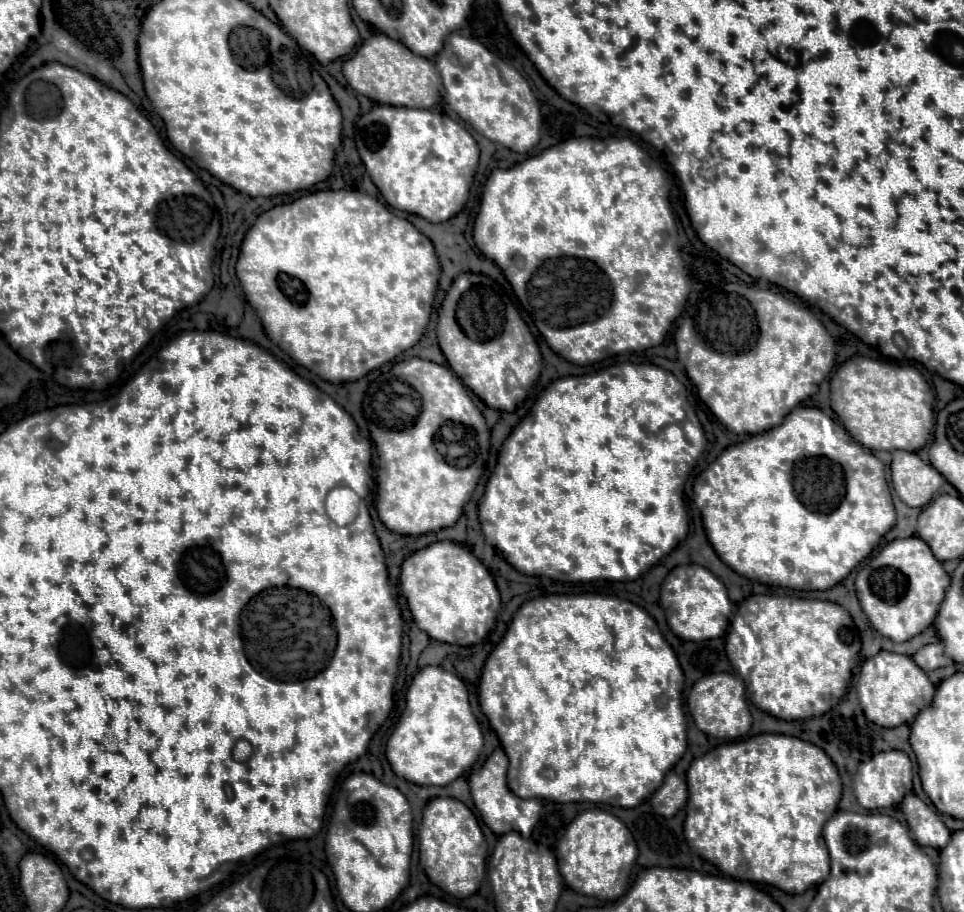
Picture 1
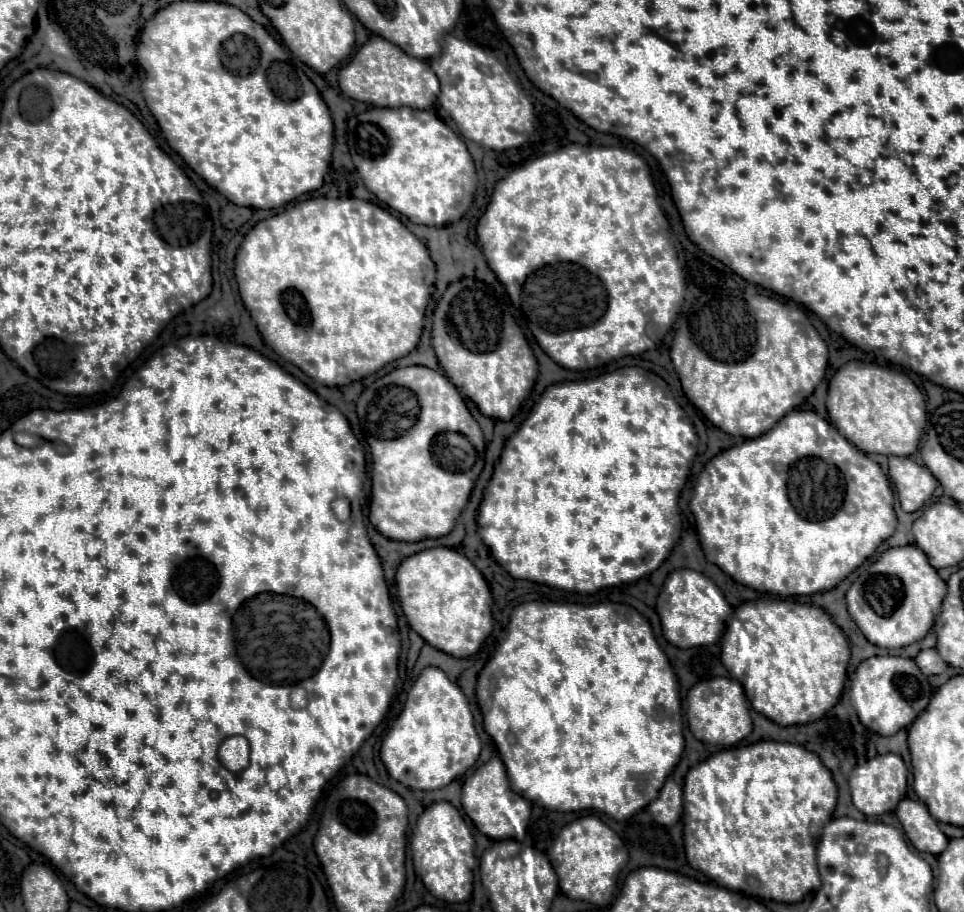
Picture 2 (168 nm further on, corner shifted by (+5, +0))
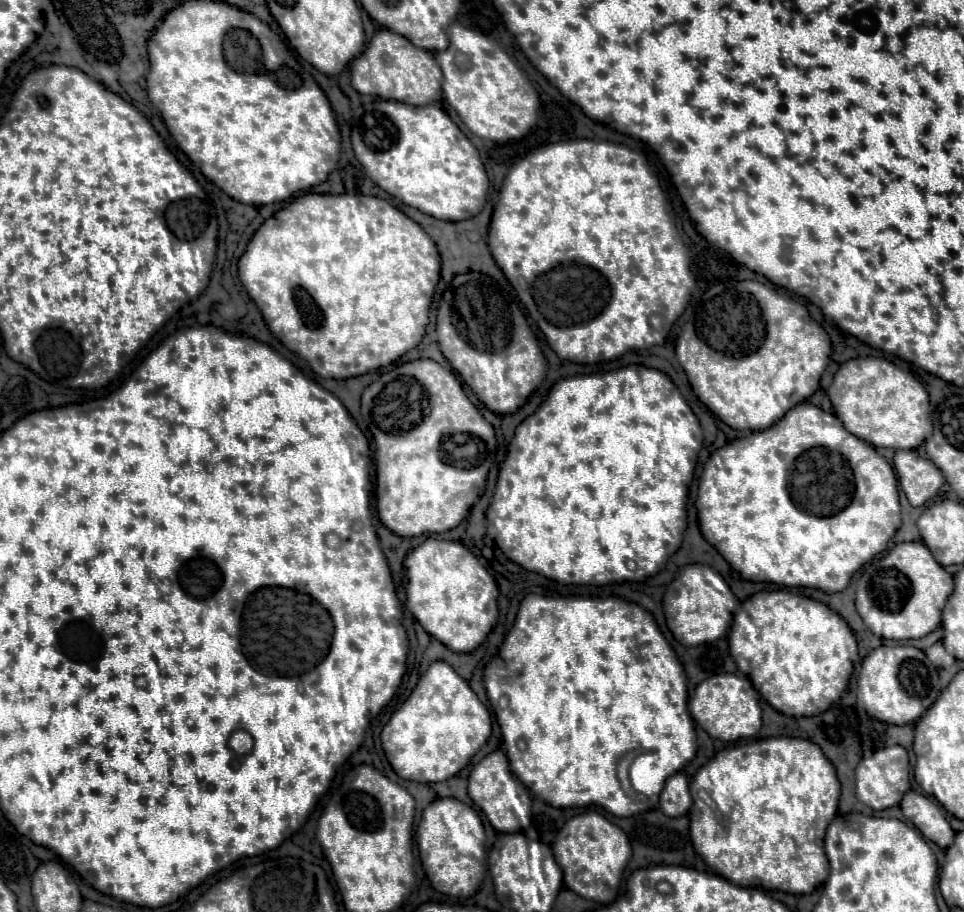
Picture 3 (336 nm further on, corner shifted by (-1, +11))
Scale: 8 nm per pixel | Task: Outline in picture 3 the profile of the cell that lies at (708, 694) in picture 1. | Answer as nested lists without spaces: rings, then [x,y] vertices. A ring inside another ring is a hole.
[[[715,674],[703,680],[695,688],[695,696],[689,700],[689,712],[693,720],[711,736],[723,742],[733,742],[739,738],[751,738],[761,728],[761,708],[759,694],[745,676],[737,674]]]

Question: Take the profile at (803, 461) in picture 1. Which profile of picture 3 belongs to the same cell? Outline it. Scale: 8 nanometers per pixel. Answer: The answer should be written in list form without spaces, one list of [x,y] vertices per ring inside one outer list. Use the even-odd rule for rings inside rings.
[[[801,402],[793,406],[777,424],[773,424],[767,430],[751,432],[745,438],[733,440],[727,446],[715,450],[711,458],[707,460],[703,468],[703,476],[699,478],[699,492],[697,492],[697,512],[699,512],[699,528],[701,534],[709,544],[713,544],[719,554],[741,572],[743,578],[753,582],[773,582],[781,586],[805,586],[805,588],[819,588],[823,592],[841,592],[847,588],[849,578],[873,556],[883,552],[887,548],[887,542],[895,536],[897,528],[901,526],[899,516],[899,490],[897,490],[897,476],[895,470],[889,466],[889,462],[875,452],[875,448],[861,438],[847,432],[841,424],[841,420],[835,414],[823,412],[819,406],[813,406],[809,402]]]

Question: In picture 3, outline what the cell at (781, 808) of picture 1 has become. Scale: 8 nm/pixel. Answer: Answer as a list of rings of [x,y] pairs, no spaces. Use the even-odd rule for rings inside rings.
[[[777,736],[725,748],[717,752],[709,764],[701,766],[691,780],[693,808],[689,832],[693,848],[719,876],[739,886],[809,894],[829,876],[829,864],[823,852],[823,836],[825,828],[837,814],[839,790],[841,788],[833,764],[811,740]],[[703,792],[711,796],[711,800],[717,804],[717,810],[711,810],[703,802]]]

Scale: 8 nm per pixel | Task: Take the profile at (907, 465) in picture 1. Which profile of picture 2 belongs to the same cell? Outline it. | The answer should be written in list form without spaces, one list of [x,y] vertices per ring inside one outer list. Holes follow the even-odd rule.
[[[889,457],[889,475],[895,483],[903,511],[913,513],[933,495],[937,479],[927,467],[919,467],[909,457]]]

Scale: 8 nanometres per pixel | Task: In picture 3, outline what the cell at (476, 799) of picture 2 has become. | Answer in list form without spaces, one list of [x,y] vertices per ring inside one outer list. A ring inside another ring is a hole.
[[[495,750],[475,764],[467,782],[469,798],[483,810],[497,832],[523,832],[531,825],[531,794],[509,770],[509,760],[503,750]]]

